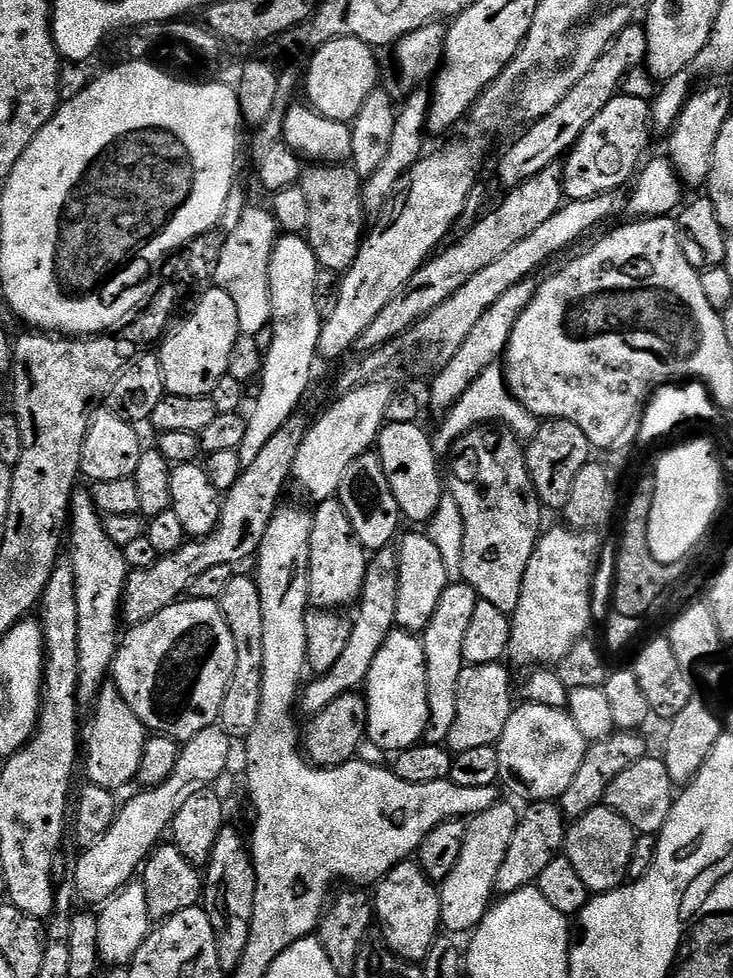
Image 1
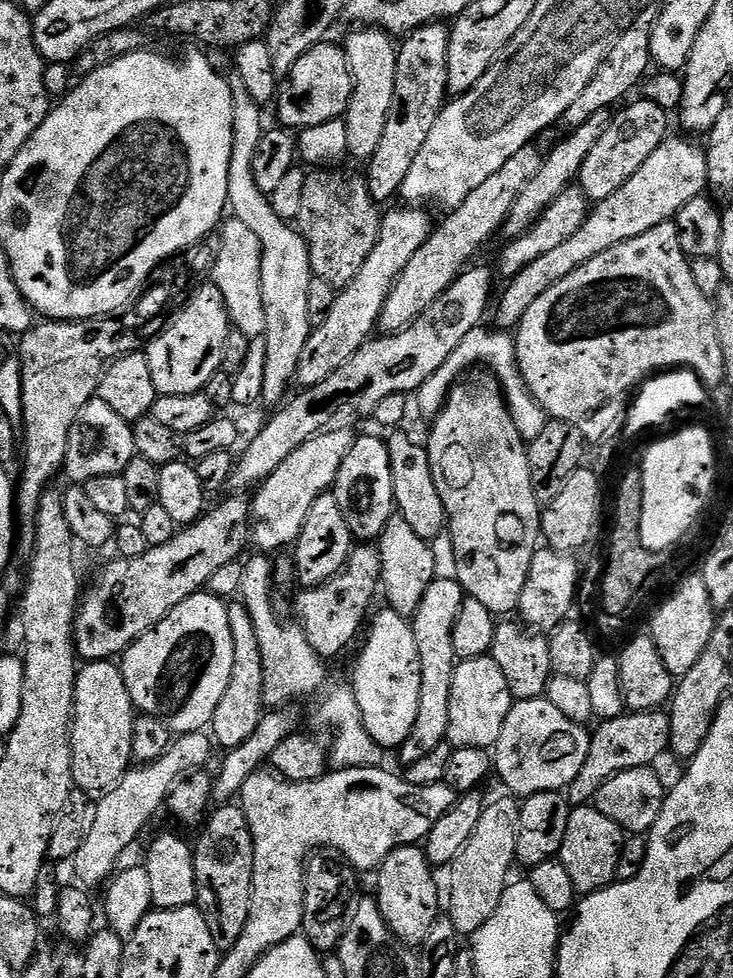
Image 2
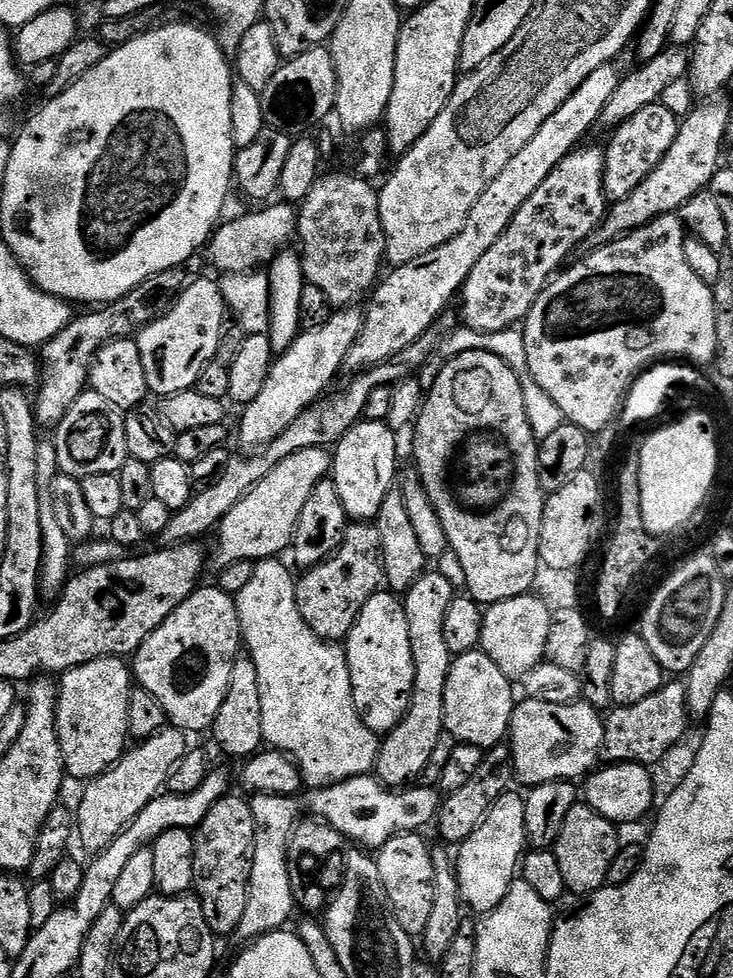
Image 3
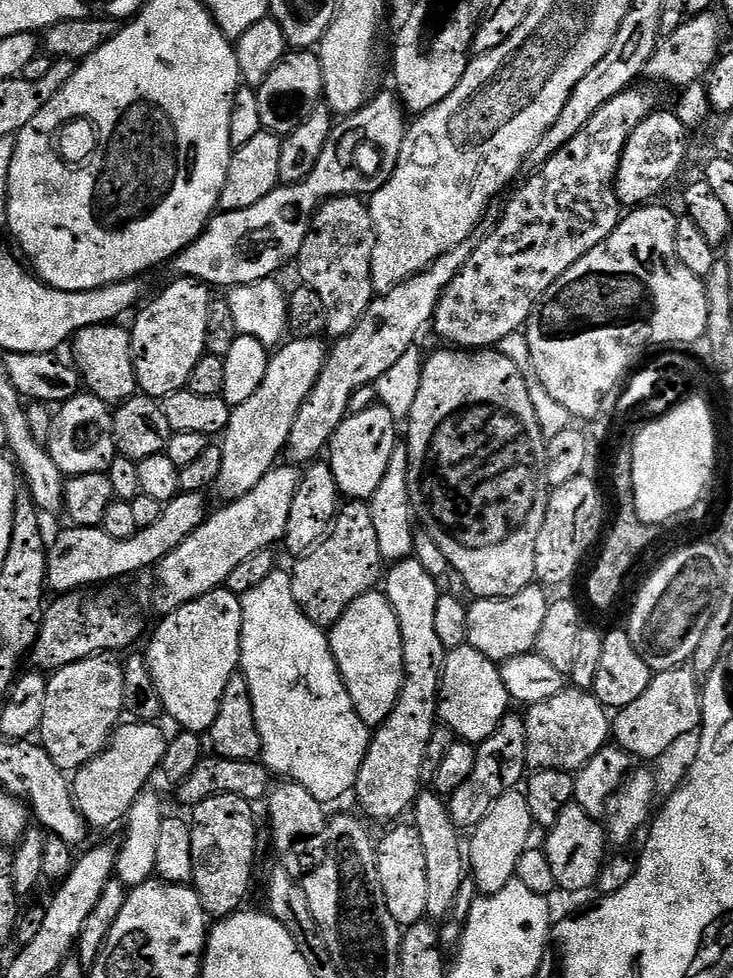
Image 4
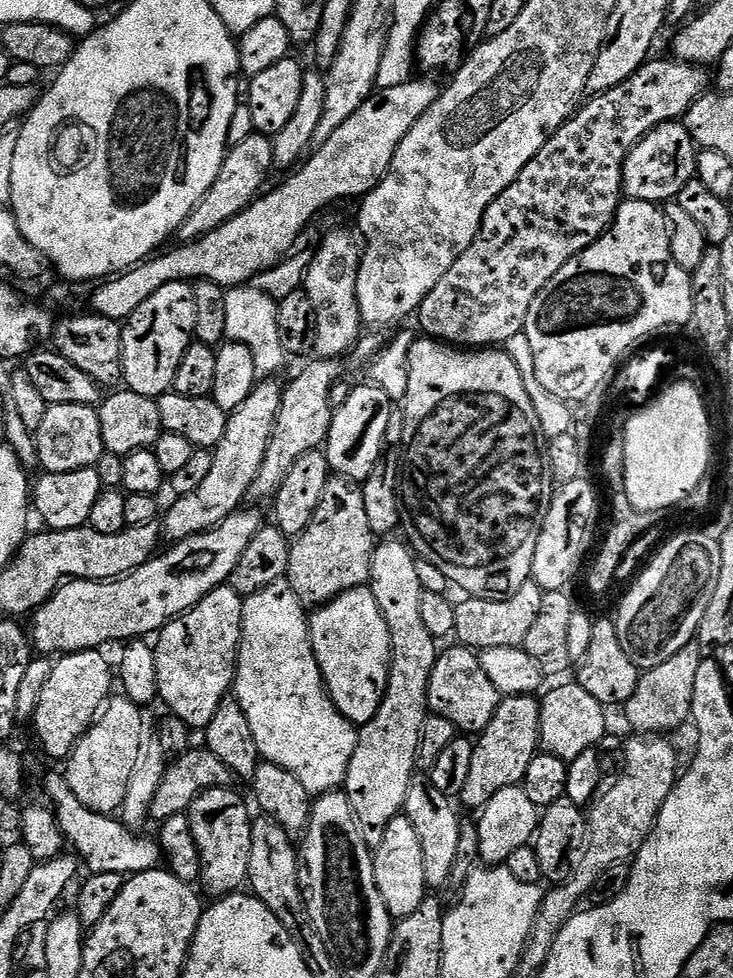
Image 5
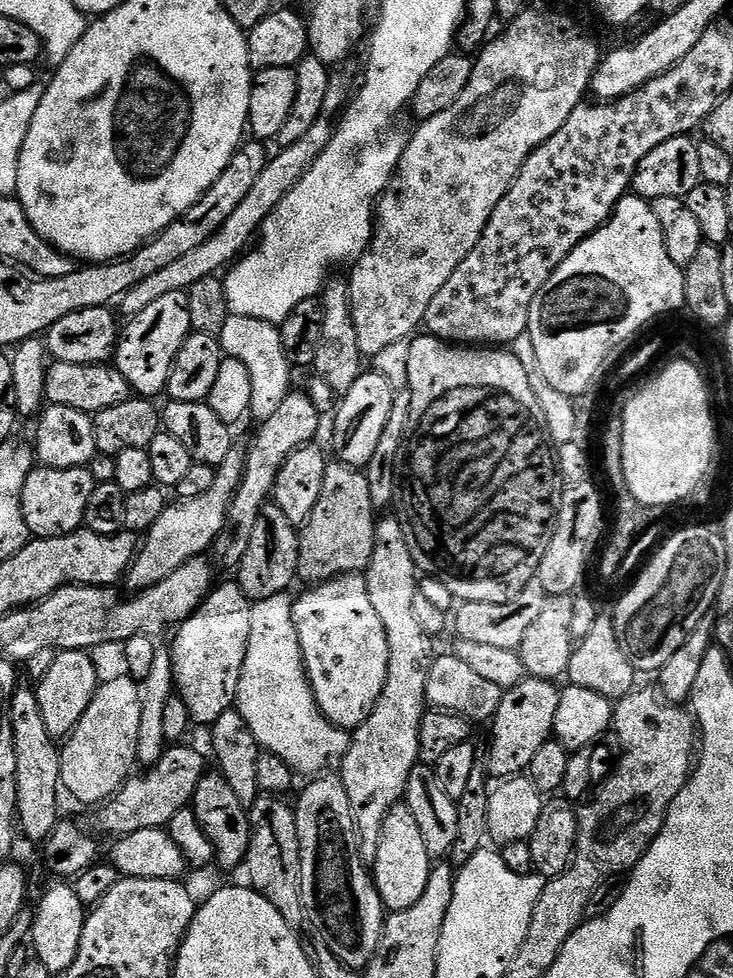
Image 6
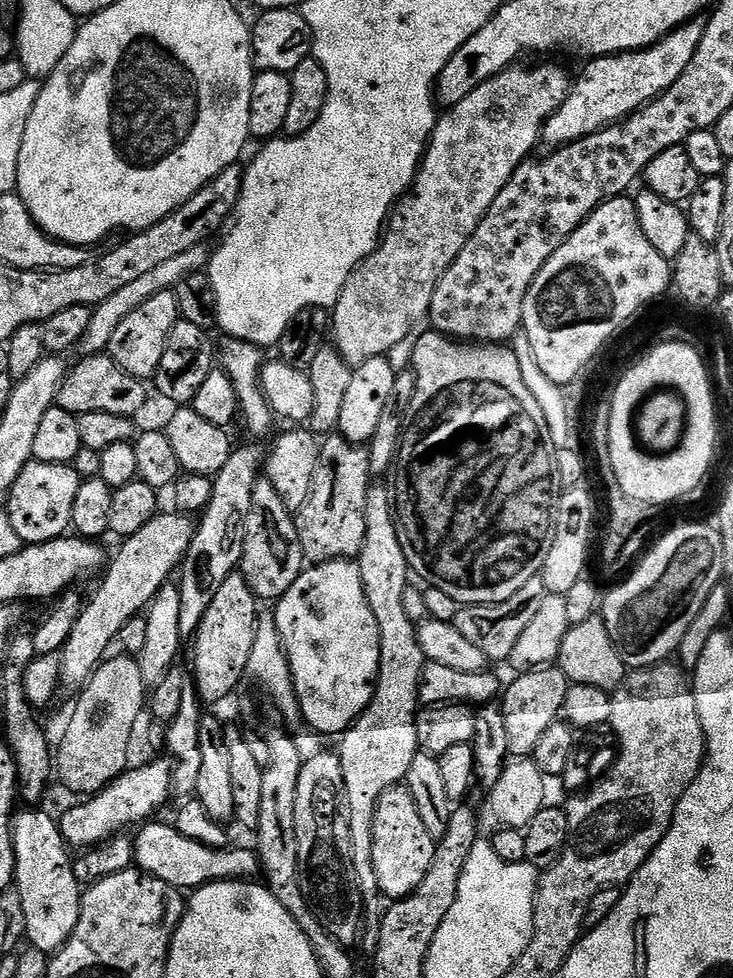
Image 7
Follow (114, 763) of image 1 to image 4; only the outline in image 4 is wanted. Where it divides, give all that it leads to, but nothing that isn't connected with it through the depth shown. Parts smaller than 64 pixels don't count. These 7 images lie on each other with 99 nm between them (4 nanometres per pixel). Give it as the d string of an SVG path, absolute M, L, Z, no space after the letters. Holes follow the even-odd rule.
M97 654L82 662L74 662L70 666L62 666L62 670L48 676L46 686L46 707L42 713L42 726L38 733L40 747L50 754L54 766L66 774L75 774L79 768L86 766L98 754L108 747L122 717L125 715L122 698L122 682L124 666L119 659L108 654Z

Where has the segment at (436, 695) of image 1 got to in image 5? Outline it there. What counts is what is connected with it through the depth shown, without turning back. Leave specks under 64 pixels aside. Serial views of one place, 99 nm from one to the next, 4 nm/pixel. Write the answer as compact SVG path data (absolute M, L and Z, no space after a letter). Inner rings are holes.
M388 538L377 543L376 553L372 559L372 578L370 587L382 614L386 618L386 626L390 630L392 639L392 669L388 672L386 694L382 698L382 706L378 706L378 714L370 718L360 729L358 746L354 748L354 758L350 759L349 769L346 770L342 790L348 795L352 812L356 815L356 822L360 826L360 833L366 846L375 850L386 835L386 826L394 822L396 816L404 811L404 803L410 790L410 782L417 775L416 755L418 742L422 734L422 726L428 719L428 687L430 674L436 665L438 642L426 630L422 622L422 600L424 587L418 580L417 557L407 543L399 544L396 538Z

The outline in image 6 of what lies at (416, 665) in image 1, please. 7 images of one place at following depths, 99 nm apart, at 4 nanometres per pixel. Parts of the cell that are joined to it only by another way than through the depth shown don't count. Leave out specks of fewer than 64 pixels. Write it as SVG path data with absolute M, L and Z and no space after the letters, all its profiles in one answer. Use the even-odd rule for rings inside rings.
M363 575L336 576L333 580L326 580L307 590L309 592L293 599L292 613L312 693L327 720L339 728L354 730L359 724L366 722L382 694L382 686L386 686L388 643L386 630L382 630L382 618L378 618L378 613L370 602L368 581Z

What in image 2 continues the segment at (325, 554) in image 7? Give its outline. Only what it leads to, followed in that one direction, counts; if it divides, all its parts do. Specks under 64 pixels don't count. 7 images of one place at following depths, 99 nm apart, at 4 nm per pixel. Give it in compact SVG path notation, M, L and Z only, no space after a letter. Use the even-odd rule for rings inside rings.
M360 542L353 547L350 558L338 574L316 588L297 591L295 619L317 654L325 658L340 656L355 642L356 635L358 640L373 611L372 599L381 591L381 574L379 547L372 542Z

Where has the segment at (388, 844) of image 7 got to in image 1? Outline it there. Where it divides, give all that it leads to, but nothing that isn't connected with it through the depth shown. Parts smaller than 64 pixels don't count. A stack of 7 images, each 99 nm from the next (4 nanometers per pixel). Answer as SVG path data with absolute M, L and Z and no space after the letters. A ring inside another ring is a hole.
M405 862L394 866L382 877L374 888L374 920L377 925L384 927L383 943L396 956L409 962L422 962L426 954L430 954L430 946L441 931L440 923L440 889L433 881L426 878L426 874L415 862Z

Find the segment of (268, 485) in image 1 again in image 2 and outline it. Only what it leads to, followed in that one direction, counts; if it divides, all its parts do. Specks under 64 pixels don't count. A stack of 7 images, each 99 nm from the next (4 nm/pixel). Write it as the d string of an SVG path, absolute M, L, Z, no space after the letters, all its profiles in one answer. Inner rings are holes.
M232 494L217 508L209 507L195 524L181 527L170 542L157 548L149 547L142 558L112 558L93 582L92 589L83 593L80 611L76 614L77 657L84 662L119 657L139 636L158 626L174 606L186 602L186 598L195 592L207 589L208 580L214 578L222 566L230 566L230 562L240 560L245 555L244 547L249 547L252 527L252 510L249 501L244 499L243 495Z

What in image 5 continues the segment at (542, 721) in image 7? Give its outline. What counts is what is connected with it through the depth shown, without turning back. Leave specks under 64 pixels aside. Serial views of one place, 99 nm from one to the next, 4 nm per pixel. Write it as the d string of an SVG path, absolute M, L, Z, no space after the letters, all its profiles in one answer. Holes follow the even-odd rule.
M535 695L505 696L501 699L498 710L494 710L494 718L490 726L479 733L474 740L474 759L470 761L470 774L466 786L462 786L459 803L468 808L479 810L498 794L498 790L506 790L523 785L526 770L530 762L534 762L537 752L541 751L540 743L540 705Z

